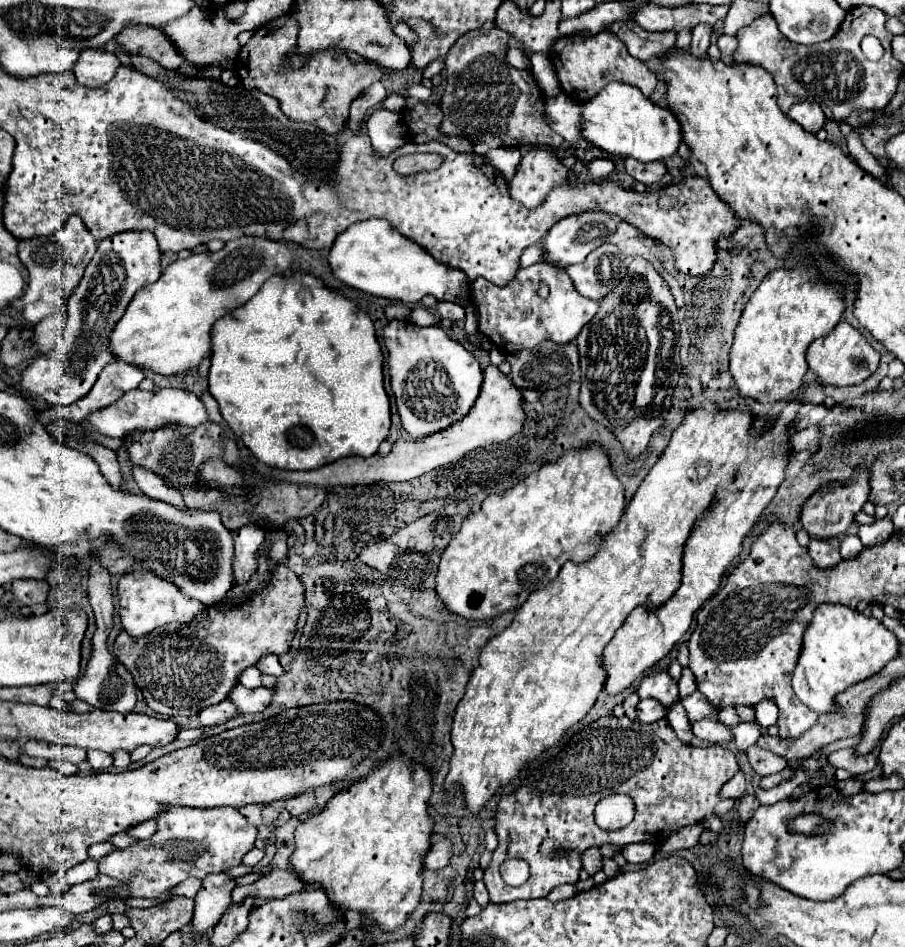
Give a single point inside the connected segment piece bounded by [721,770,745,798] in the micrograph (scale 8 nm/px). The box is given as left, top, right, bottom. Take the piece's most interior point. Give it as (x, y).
(735, 788)

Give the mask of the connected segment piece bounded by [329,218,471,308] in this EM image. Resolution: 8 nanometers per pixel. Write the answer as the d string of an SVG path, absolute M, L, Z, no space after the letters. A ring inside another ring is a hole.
M369 218L349 226L333 244L329 252L329 266L333 276L341 282L363 290L373 296L401 300L405 304L415 304L423 296L431 294L439 302L453 302L459 306L469 306L471 284L463 272L437 264L425 248L413 244L413 240L401 236L387 220Z

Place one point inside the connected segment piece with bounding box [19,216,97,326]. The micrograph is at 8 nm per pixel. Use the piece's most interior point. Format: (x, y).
(55, 263)

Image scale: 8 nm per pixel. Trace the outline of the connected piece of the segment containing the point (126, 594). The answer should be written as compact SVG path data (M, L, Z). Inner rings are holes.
M131 570L119 578L119 614L123 622L123 630L131 636L139 638L149 634L155 628L161 628L171 622L189 622L197 612L201 612L203 604L185 596L173 582L163 580L151 570Z

